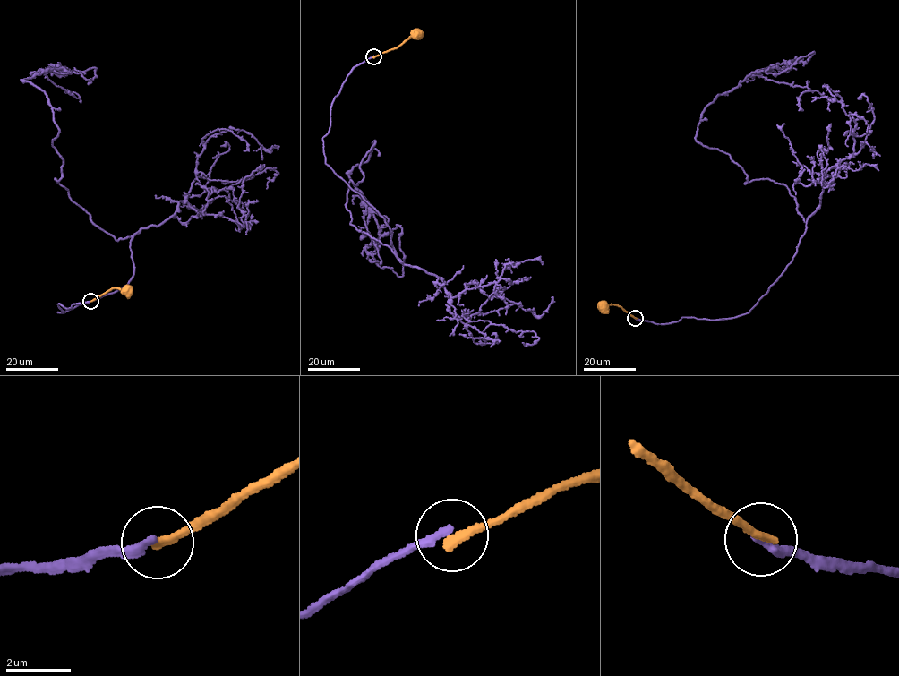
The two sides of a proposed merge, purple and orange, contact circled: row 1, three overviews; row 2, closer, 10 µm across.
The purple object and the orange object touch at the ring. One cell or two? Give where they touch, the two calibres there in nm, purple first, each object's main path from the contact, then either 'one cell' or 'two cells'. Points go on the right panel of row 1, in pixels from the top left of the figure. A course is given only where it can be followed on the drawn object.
place (635, 318); calibres 240 and 300 nm; course purple (634, 318), (748, 313), (791, 262), (812, 215), (696, 139), (717, 96), (797, 59); course orange (635, 318), (618, 305), (603, 305); two cells

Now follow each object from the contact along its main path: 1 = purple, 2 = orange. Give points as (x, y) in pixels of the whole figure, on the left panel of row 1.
1: (90, 301), (57, 312), (128, 283), (132, 237), (55, 178), (54, 112), (24, 80), (95, 72)
2: (90, 301), (112, 288), (124, 289)

